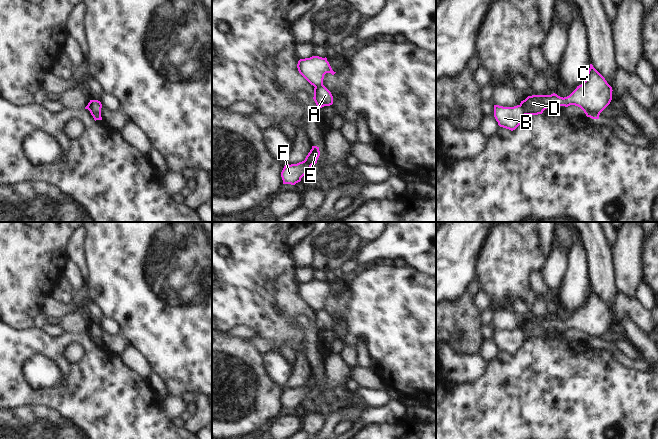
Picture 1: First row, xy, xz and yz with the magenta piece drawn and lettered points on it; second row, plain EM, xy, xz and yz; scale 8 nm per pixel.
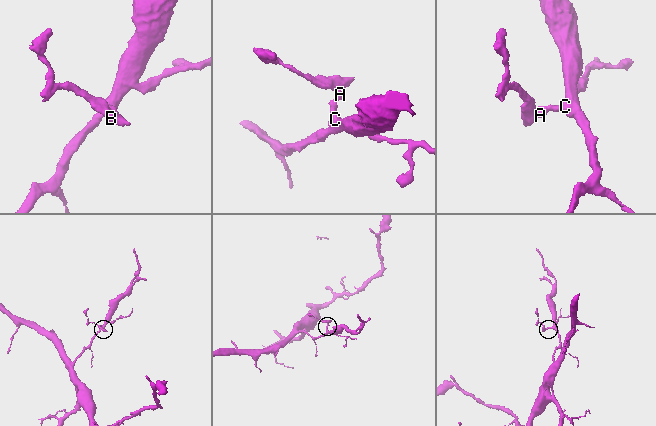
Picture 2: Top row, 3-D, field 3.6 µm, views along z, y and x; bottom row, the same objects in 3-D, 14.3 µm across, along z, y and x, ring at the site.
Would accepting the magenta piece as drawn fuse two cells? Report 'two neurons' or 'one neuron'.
two neurons

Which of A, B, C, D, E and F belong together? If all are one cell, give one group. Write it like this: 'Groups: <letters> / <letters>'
Groups: A C D E F / B

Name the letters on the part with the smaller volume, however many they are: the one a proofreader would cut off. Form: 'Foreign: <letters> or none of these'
Foreign: B

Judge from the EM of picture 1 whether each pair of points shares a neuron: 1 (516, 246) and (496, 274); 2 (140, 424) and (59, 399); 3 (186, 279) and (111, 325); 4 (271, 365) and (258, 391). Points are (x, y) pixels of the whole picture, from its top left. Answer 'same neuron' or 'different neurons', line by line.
1: same neuron
2: same neuron
3: different neurons
4: different neurons

